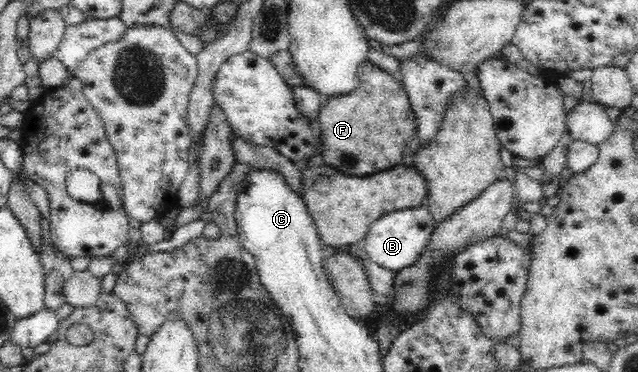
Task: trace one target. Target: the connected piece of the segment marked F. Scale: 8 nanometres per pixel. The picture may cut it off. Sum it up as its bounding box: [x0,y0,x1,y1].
[315,60,416,176]

